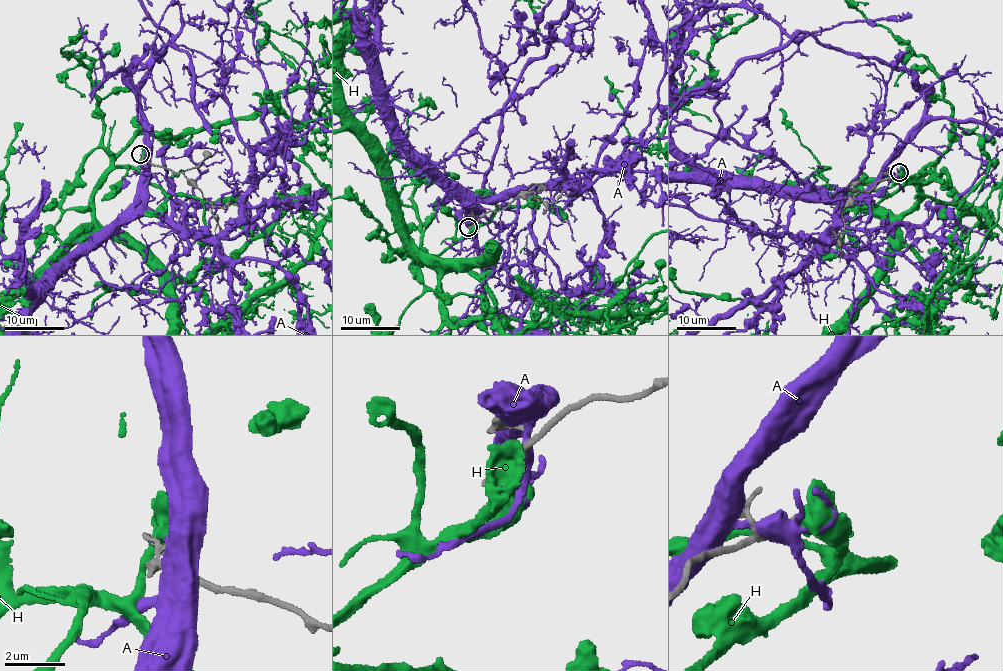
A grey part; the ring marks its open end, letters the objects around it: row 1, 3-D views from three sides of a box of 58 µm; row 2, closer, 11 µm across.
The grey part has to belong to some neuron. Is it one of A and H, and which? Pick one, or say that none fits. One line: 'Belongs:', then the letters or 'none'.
Belongs: none

